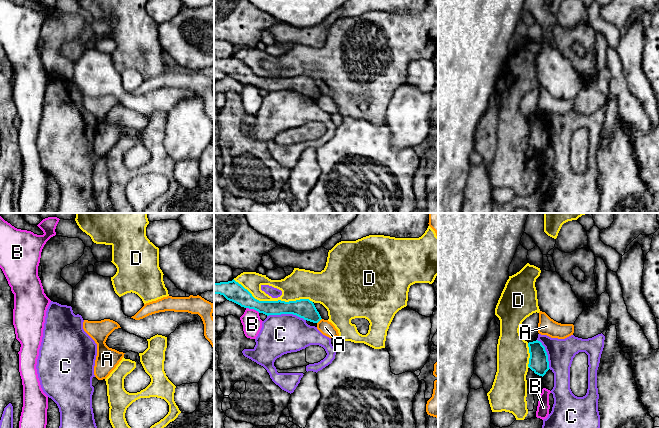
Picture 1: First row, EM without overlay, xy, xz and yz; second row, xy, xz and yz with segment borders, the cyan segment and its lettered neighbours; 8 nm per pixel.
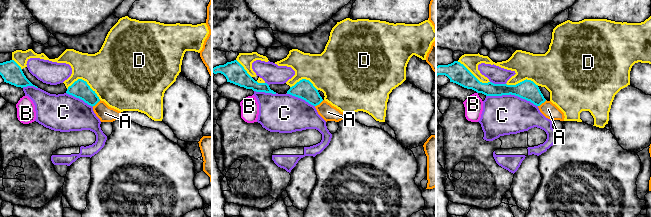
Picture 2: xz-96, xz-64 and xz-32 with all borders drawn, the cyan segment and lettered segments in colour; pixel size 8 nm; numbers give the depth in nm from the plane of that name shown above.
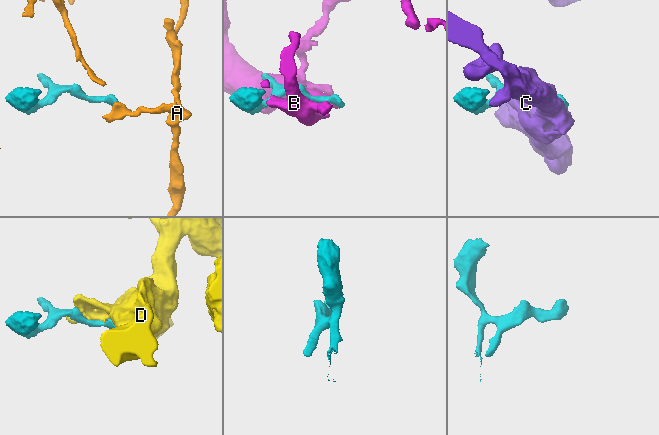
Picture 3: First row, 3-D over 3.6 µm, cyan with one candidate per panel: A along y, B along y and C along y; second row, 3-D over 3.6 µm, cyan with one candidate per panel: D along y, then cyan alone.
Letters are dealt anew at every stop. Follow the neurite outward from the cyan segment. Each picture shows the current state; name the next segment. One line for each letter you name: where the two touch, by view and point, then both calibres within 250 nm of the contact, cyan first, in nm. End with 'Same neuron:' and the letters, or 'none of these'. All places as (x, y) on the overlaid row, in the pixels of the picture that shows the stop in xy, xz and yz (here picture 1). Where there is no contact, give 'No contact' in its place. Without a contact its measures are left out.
Same neuron: none of these

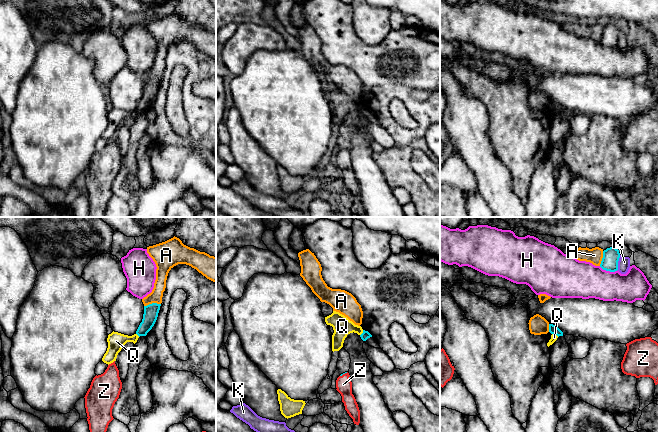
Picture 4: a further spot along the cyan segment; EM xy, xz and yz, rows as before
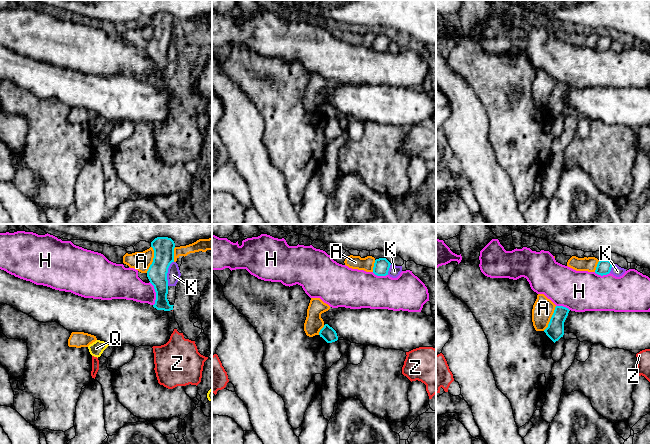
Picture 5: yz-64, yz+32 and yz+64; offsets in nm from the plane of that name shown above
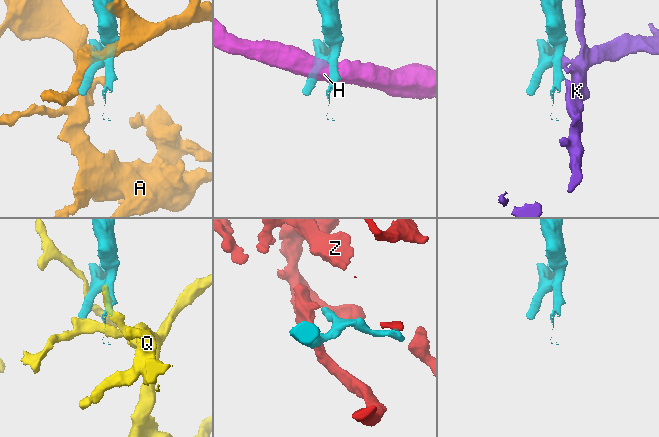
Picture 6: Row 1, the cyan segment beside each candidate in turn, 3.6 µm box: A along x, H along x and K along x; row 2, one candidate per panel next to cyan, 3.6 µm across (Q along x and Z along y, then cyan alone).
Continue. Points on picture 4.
Z: Touches cyan at xz (343, 373). Thickness 20 nm (cyan) against 130 nm
Same neuron: Z

